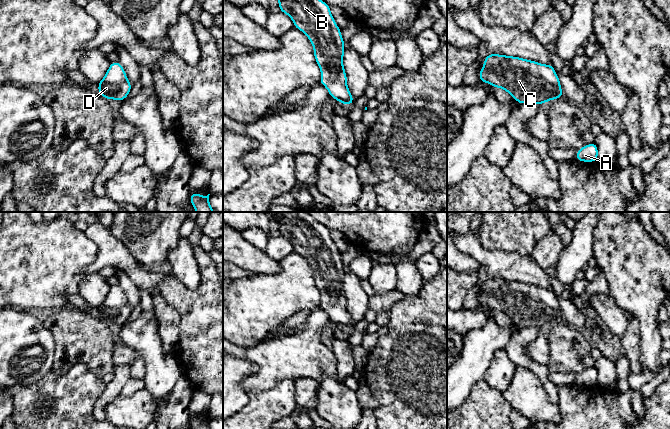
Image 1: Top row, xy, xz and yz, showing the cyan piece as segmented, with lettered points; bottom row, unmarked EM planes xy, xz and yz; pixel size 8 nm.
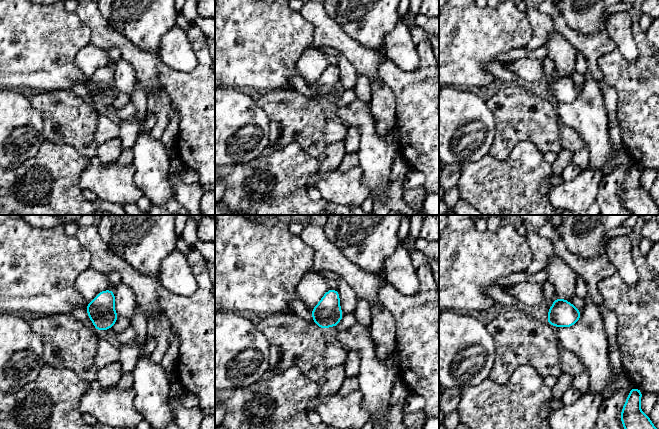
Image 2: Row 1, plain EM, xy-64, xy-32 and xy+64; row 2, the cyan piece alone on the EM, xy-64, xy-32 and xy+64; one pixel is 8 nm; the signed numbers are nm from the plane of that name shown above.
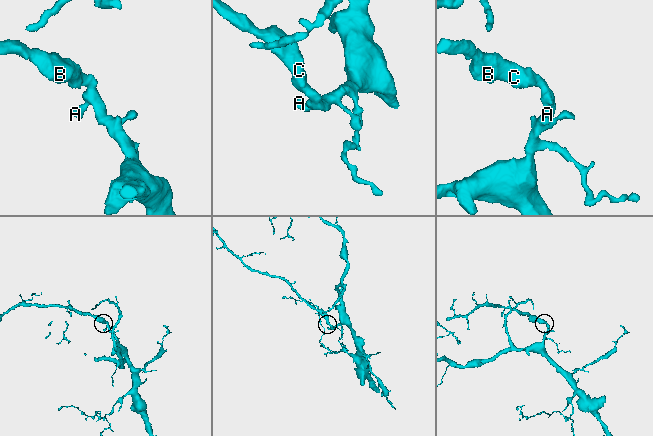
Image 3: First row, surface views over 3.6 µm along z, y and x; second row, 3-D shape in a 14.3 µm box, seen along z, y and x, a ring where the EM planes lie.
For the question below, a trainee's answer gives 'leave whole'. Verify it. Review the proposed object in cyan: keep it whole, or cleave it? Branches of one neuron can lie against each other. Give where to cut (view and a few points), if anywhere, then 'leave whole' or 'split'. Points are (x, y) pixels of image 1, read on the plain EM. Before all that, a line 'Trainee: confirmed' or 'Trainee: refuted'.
Trainee: confirmed
no cut | leave whole

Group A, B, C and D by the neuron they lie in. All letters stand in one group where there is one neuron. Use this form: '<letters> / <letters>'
A B C D

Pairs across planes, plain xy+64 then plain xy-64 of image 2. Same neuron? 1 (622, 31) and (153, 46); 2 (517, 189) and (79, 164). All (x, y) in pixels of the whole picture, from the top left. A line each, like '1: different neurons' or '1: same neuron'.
1: different neurons
2: same neuron

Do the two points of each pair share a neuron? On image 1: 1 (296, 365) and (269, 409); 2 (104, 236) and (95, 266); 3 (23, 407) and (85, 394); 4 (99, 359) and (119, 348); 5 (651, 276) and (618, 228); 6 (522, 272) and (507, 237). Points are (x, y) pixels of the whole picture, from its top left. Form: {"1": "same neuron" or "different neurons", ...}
{"1": "different neurons", "2": "same neuron", "3": "same neuron", "4": "different neurons", "5": "same neuron", "6": "different neurons"}

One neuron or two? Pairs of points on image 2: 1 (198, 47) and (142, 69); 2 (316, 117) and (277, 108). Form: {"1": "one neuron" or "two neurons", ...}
{"1": "two neurons", "2": "one neuron"}

